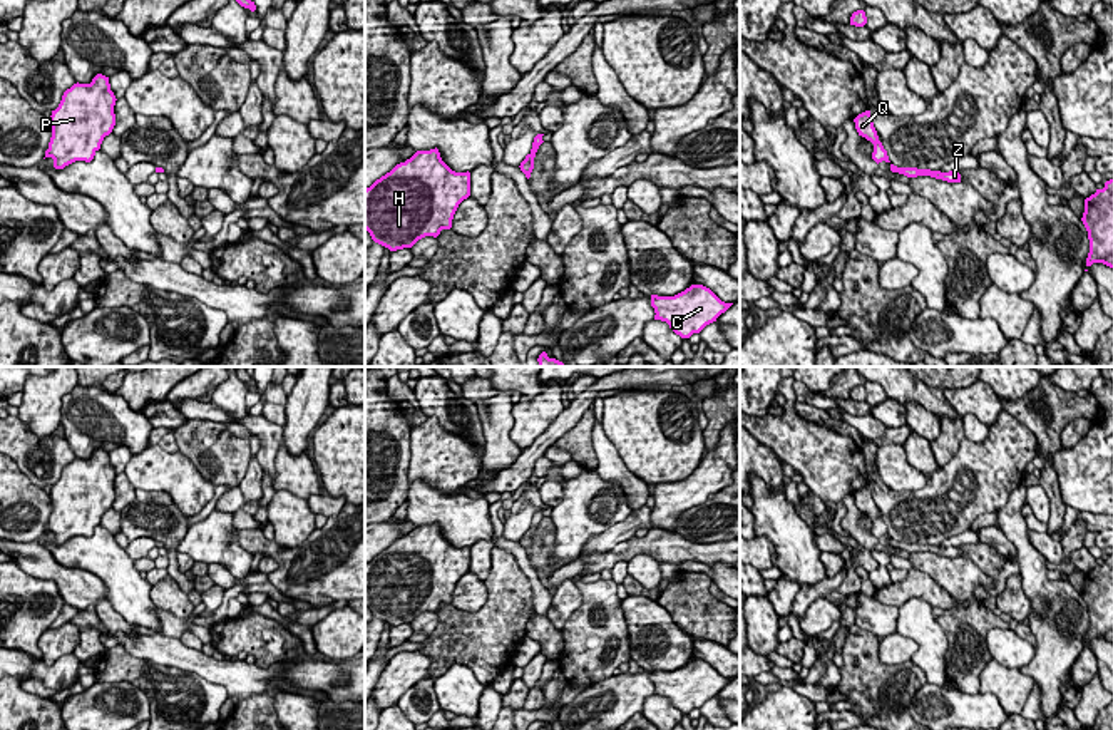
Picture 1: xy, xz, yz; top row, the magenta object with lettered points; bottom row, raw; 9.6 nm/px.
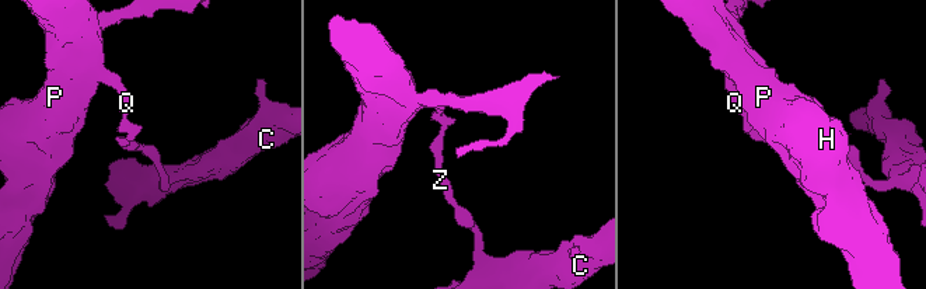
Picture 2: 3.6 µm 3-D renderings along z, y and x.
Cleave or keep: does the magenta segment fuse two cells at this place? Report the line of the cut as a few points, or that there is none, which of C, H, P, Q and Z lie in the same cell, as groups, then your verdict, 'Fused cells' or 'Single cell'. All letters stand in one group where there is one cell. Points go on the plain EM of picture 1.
Split along xz (531, 524), (534, 529). Groups: C Z / H P Q. Fused cells

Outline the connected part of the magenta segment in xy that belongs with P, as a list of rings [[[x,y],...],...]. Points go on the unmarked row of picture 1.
[[[97,449],[90,459],[74,459],[62,470],[62,476],[55,486],[52,486],[52,512],[45,532],[54,534],[55,544],[64,544],[75,536],[90,537],[105,511],[109,511],[115,501],[115,470],[110,465],[109,452]]]

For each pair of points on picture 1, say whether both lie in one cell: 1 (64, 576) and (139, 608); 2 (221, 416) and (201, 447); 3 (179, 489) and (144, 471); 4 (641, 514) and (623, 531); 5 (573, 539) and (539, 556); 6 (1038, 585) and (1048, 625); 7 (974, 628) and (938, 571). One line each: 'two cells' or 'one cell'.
1: two cells
2: two cells
3: one cell
4: one cell
5: two cells
6: one cell
7: one cell

